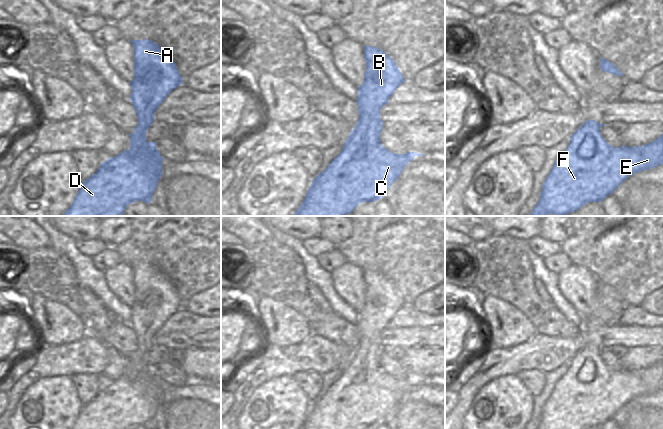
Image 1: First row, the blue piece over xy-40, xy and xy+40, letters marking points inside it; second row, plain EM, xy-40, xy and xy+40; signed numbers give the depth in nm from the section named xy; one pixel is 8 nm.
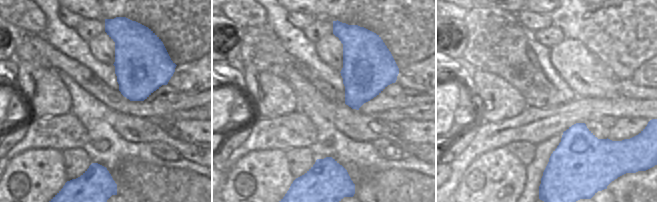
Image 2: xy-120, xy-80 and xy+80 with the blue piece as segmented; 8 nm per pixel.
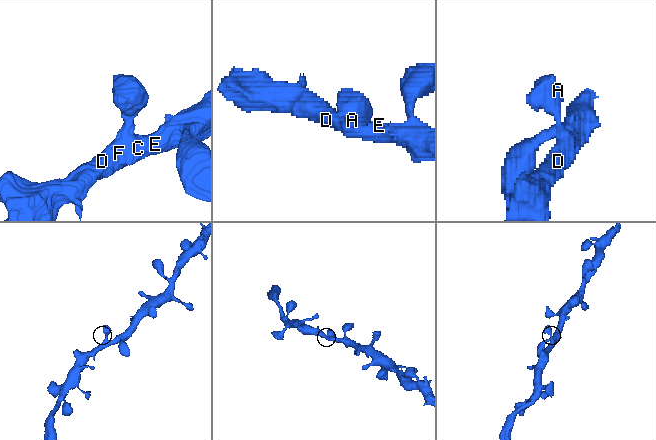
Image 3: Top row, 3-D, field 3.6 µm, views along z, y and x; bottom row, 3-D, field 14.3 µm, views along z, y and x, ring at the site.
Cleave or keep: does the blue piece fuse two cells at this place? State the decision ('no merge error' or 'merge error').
no merge error

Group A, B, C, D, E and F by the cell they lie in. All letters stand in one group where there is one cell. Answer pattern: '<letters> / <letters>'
A B C D E F

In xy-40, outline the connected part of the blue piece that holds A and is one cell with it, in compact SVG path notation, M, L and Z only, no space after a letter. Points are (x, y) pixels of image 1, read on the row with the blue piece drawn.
M131 40L134 47L134 79L130 82L130 101L138 117L138 125L130 137L130 149L100 164L95 174L84 180L72 205L62 216L120 216L126 207L139 200L149 204L162 175L162 161L165 160L156 149L156 142L146 141L146 131L154 121L154 113L164 99L182 84L182 77L170 54L151 40Z

